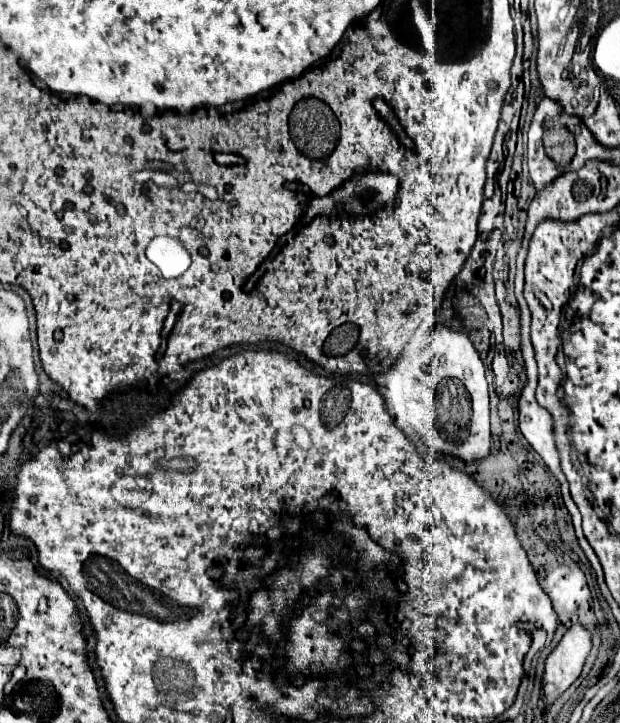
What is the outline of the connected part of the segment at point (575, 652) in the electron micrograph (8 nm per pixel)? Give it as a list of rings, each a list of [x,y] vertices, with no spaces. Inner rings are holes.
[[[576,624],[548,654],[542,676],[542,700],[546,706],[550,706],[558,696],[562,696],[564,690],[570,688],[570,684],[580,676],[590,648],[590,632],[584,626]]]

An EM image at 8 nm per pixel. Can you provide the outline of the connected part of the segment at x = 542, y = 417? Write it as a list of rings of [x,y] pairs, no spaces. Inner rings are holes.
[[[526,370],[526,376],[528,376],[528,380],[526,380],[526,384],[524,384],[524,388],[522,388],[522,394],[520,394],[520,400],[518,400],[518,414],[520,414],[520,418],[518,418],[518,426],[520,426],[520,432],[524,434],[524,438],[528,440],[528,444],[542,456],[542,460],[544,460],[544,464],[550,468],[550,472],[556,476],[556,480],[560,482],[560,488],[562,488],[562,500],[564,500],[564,506],[568,508],[568,512],[570,512],[570,516],[572,516],[572,522],[574,522],[574,528],[576,528],[576,538],[578,538],[578,544],[582,546],[582,550],[586,556],[586,550],[590,548],[590,544],[586,542],[586,538],[584,538],[584,534],[582,534],[582,526],[580,526],[580,512],[578,512],[578,506],[574,504],[574,500],[572,500],[572,496],[570,496],[570,490],[568,490],[568,482],[566,482],[566,478],[564,478],[564,474],[562,474],[562,470],[560,470],[560,458],[558,458],[558,450],[556,450],[556,444],[554,444],[554,428],[552,428],[552,416],[540,406],[540,404],[536,404],[536,400],[534,400],[534,392],[536,392],[536,380],[538,380],[538,372],[536,370]]]

